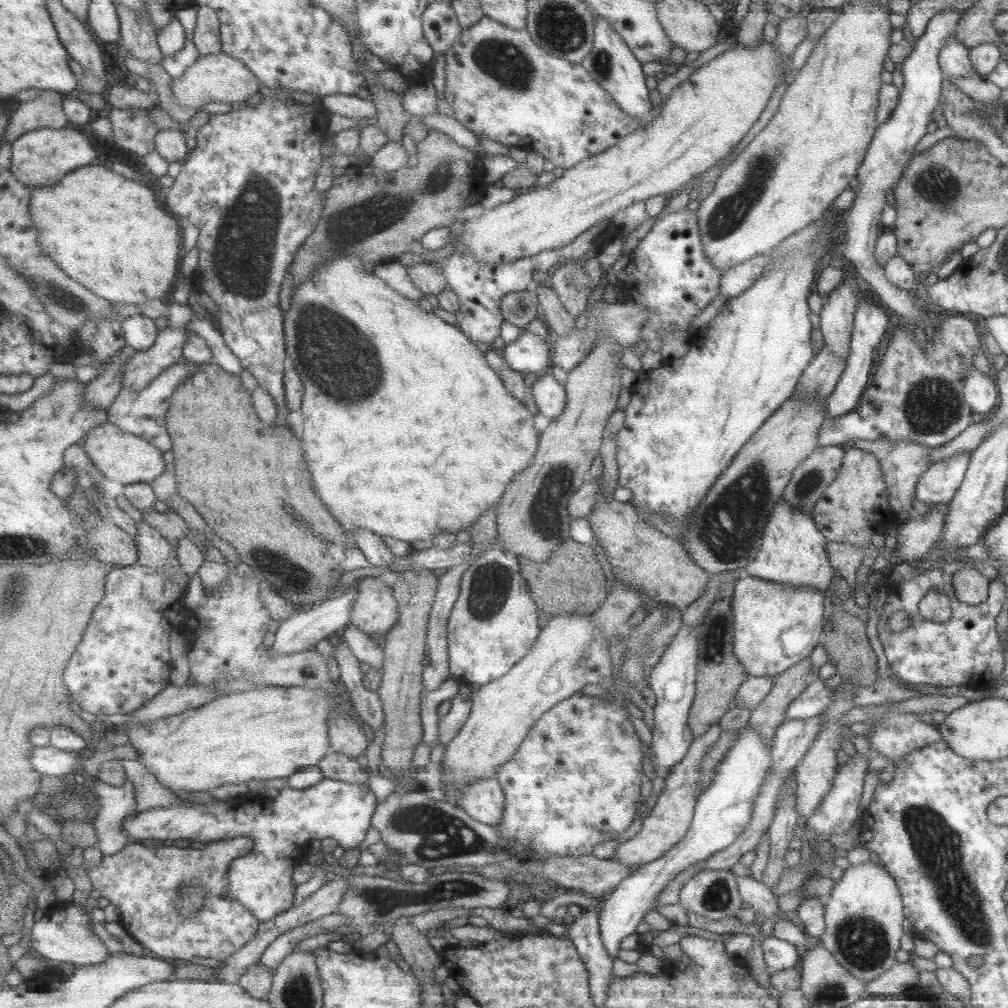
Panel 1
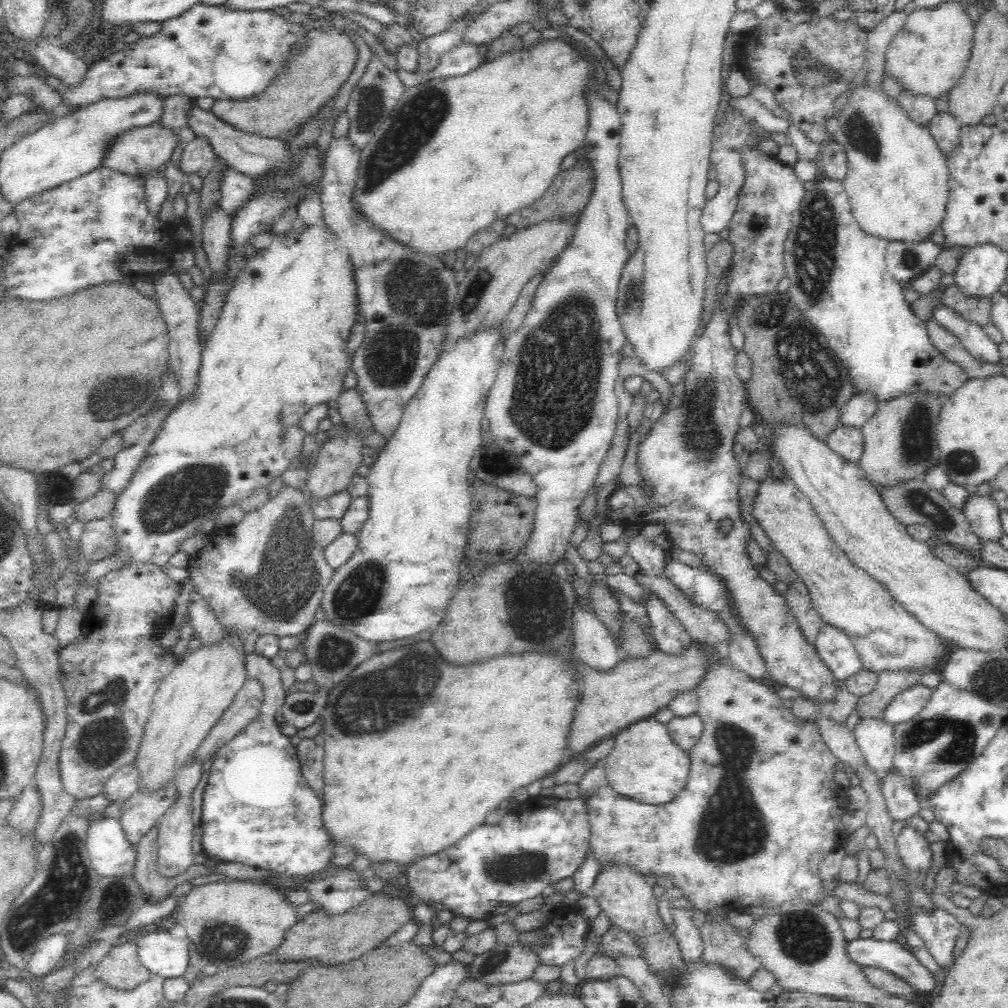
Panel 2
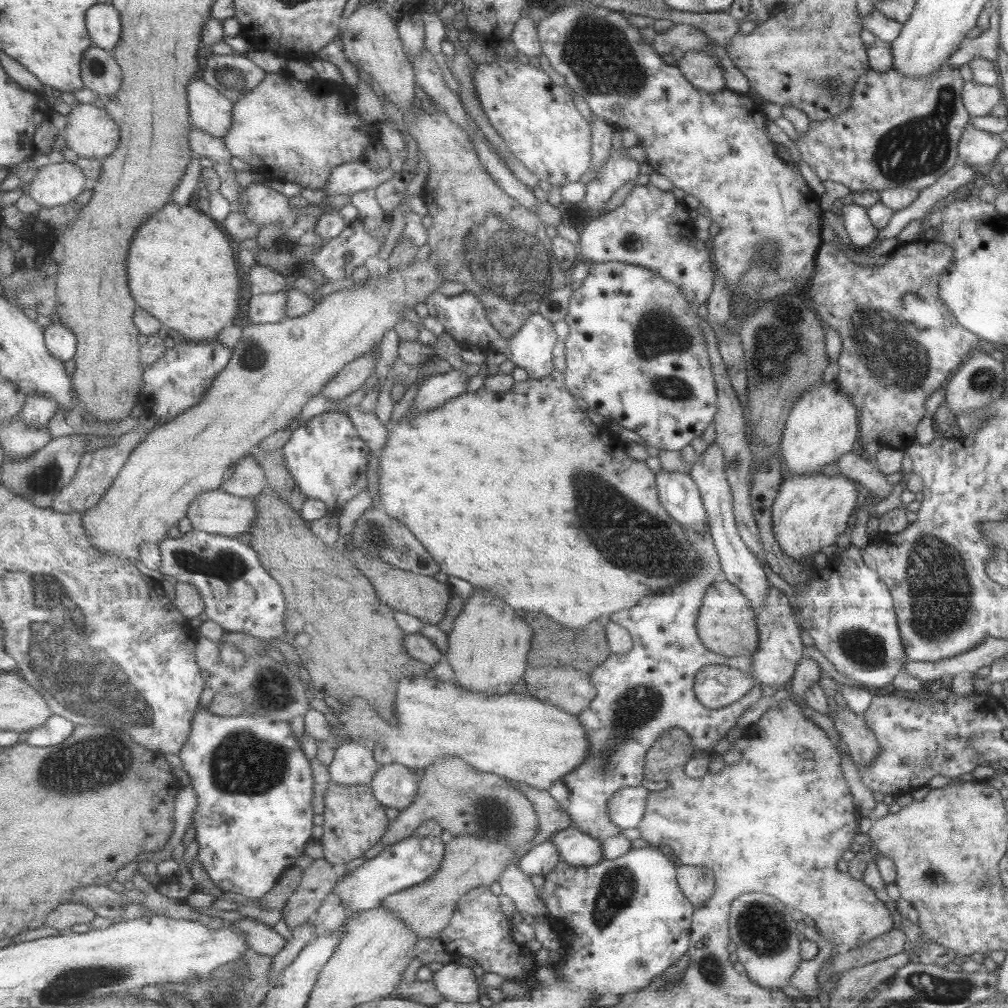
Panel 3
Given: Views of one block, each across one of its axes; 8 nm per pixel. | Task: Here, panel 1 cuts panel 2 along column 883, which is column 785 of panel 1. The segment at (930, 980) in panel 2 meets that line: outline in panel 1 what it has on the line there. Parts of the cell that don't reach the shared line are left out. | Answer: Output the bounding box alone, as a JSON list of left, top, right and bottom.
[762,935,798,972]

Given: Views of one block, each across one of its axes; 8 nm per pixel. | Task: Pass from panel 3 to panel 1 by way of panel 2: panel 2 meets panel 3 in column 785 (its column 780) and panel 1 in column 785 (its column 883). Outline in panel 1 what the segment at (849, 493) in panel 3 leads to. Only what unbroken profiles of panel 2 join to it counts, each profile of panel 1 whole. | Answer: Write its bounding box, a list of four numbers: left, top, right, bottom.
[731,577,826,677]

